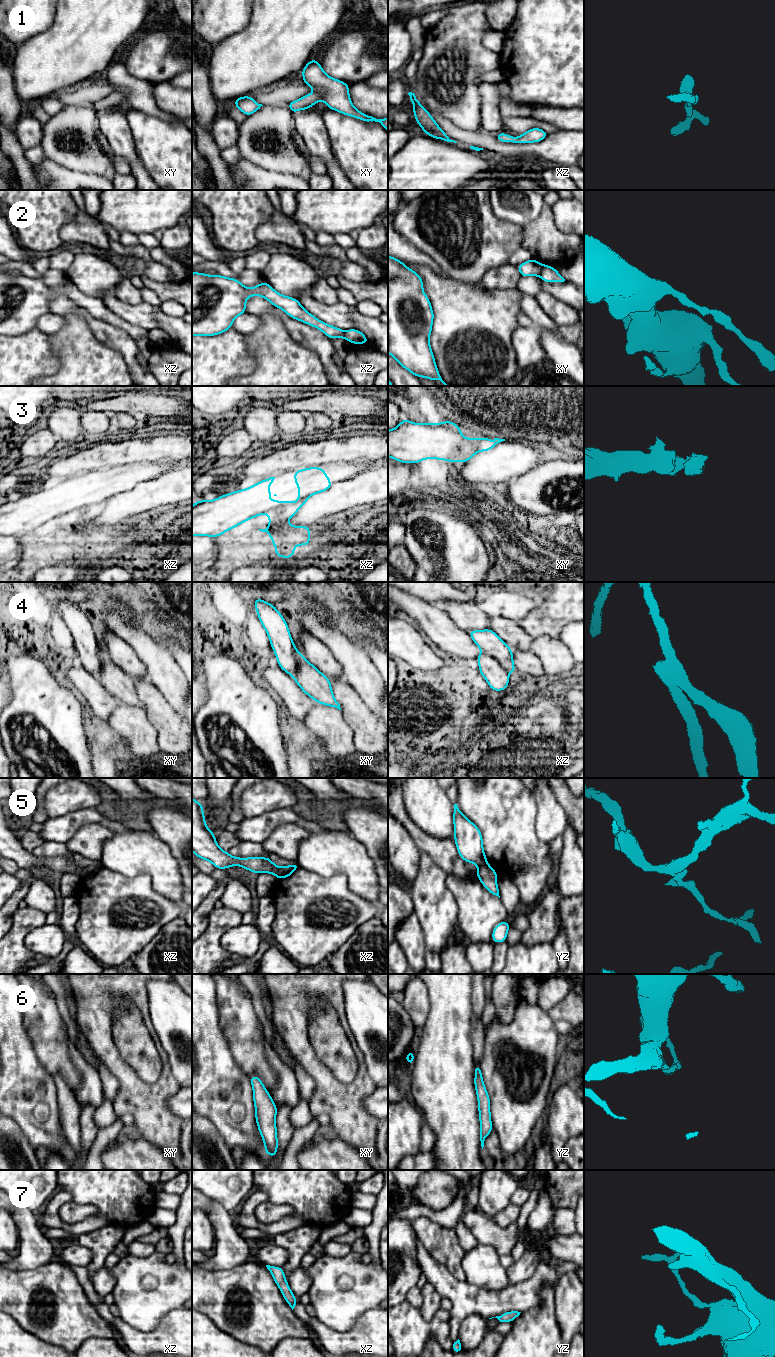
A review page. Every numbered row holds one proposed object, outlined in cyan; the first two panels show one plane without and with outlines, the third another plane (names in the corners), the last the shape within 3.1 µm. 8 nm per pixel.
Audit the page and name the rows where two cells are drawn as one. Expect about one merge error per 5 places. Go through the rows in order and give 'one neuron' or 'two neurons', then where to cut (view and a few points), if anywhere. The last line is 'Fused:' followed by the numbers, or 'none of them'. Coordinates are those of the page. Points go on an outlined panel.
1: one neuron | no cut
2: two neurons | xy (543, 266), (539, 275)
3: one neuron | no cut
4: two neurons | xy (300, 653), (295, 673), (292, 676)
5: two neurons | xz (280, 867), (275, 875)
6: one neuron | no cut
7: one neuron | no cut
Fused: 2, 4, 5

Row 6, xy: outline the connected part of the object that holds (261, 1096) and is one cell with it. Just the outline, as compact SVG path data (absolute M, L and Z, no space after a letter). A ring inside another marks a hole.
M257 1075L250 1077L253 1088L253 1102L255 1105L255 1118L264 1141L266 1155L274 1159L277 1156L278 1139L276 1128L277 1105Z

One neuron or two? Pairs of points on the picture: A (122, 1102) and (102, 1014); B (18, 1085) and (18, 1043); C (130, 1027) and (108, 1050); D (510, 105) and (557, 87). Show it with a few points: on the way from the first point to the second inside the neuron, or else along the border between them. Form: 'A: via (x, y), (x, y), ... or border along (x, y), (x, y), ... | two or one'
A: via (125, 1080), (125, 1074), (104, 1046), (102, 1036) | one
B: via (18, 1075), (18, 1053) | one
C: border along (113, 1019), (113, 1038), (119, 1053), (126, 1063) | two
D: border along (505, 81), (508, 86), (507, 95), (532, 108) | two

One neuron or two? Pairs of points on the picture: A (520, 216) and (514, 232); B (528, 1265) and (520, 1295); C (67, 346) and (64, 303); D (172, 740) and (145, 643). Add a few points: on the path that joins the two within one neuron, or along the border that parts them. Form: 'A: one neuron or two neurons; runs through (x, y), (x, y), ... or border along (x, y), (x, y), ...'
A: two neurons; border along (496, 214), (503, 219), (522, 226)
B: two neurons; border along (540, 1263), (530, 1277), (509, 1285)
C: two neurons; border along (63, 315), (76, 313), (87, 324)
D: two neurons; border along (146, 679), (158, 689), (172, 707)

